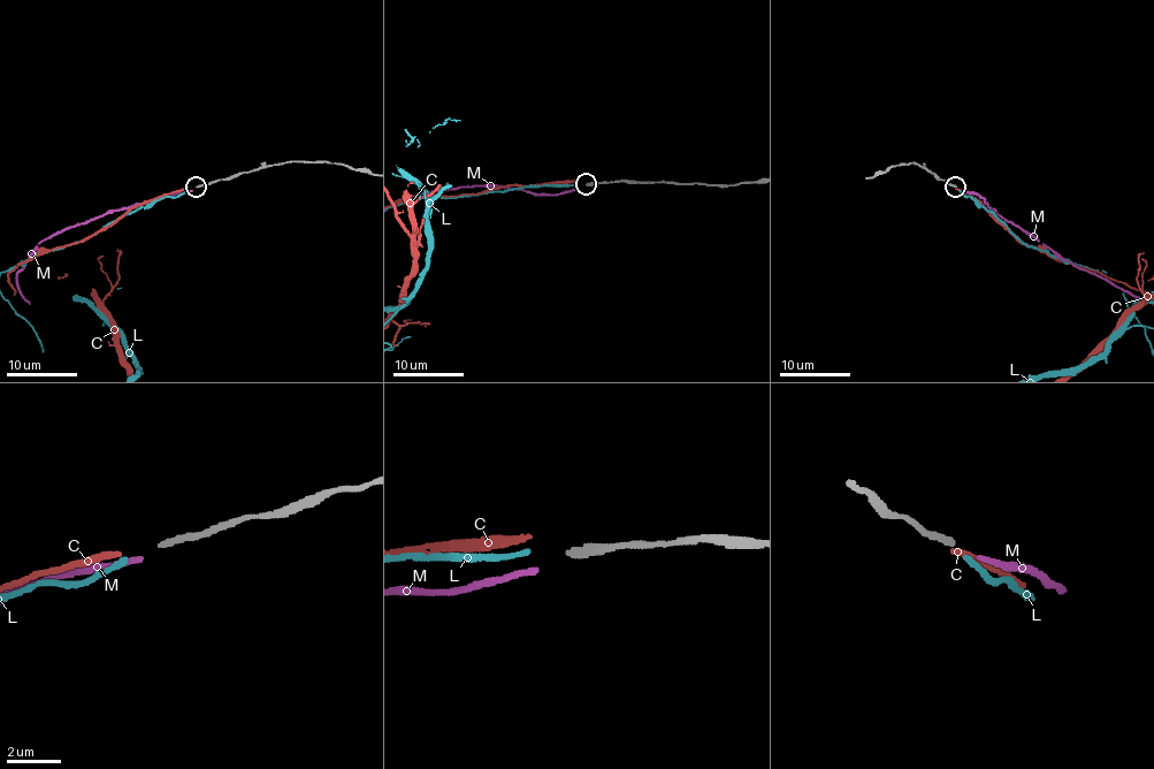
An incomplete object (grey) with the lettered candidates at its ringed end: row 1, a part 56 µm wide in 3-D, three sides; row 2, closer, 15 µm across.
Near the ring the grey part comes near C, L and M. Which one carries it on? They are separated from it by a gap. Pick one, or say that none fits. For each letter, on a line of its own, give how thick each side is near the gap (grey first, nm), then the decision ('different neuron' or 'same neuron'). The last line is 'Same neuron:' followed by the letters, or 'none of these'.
C: 260 nm thick on the grey side, 200 nm on the other; different neuron
L: 260 nm thick on the grey side, 190 nm on the other; same neuron
M: 260 nm thick on the grey side, 180 nm on the other; different neuron
Same neuron: L

